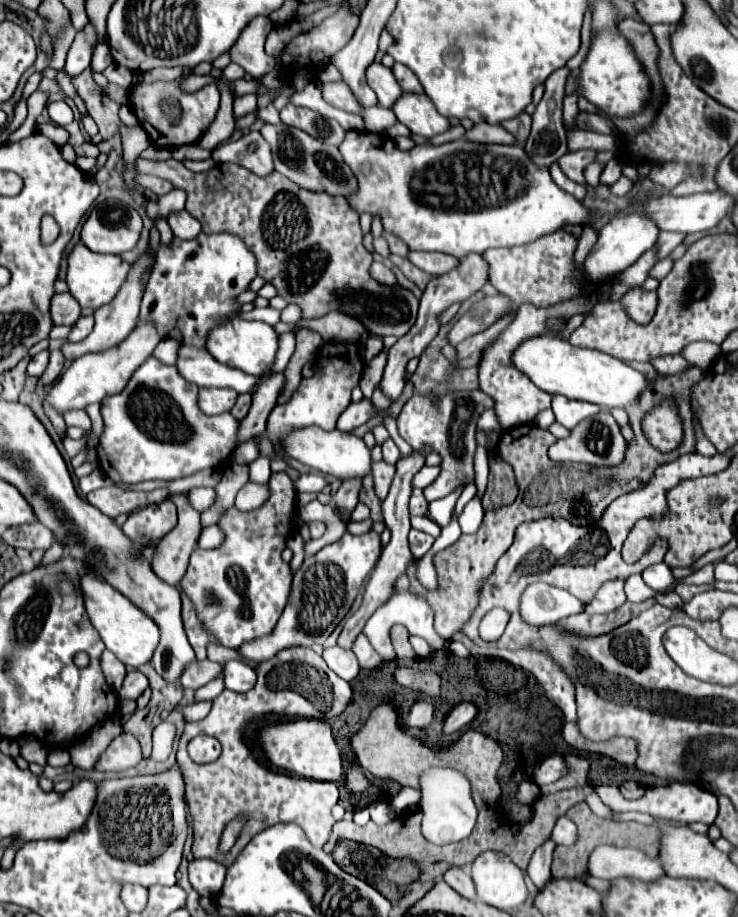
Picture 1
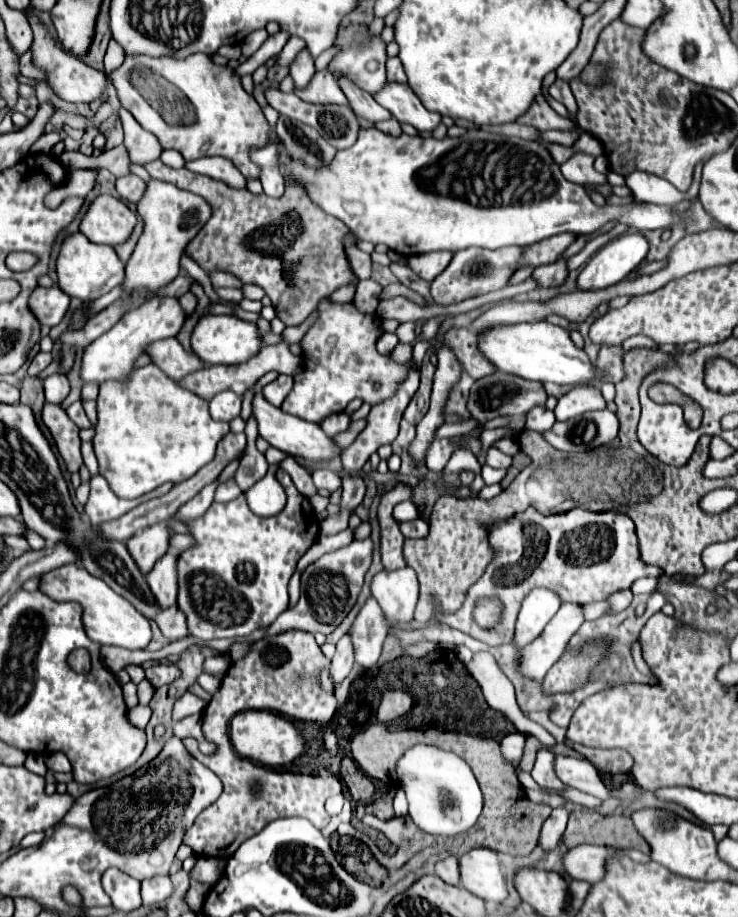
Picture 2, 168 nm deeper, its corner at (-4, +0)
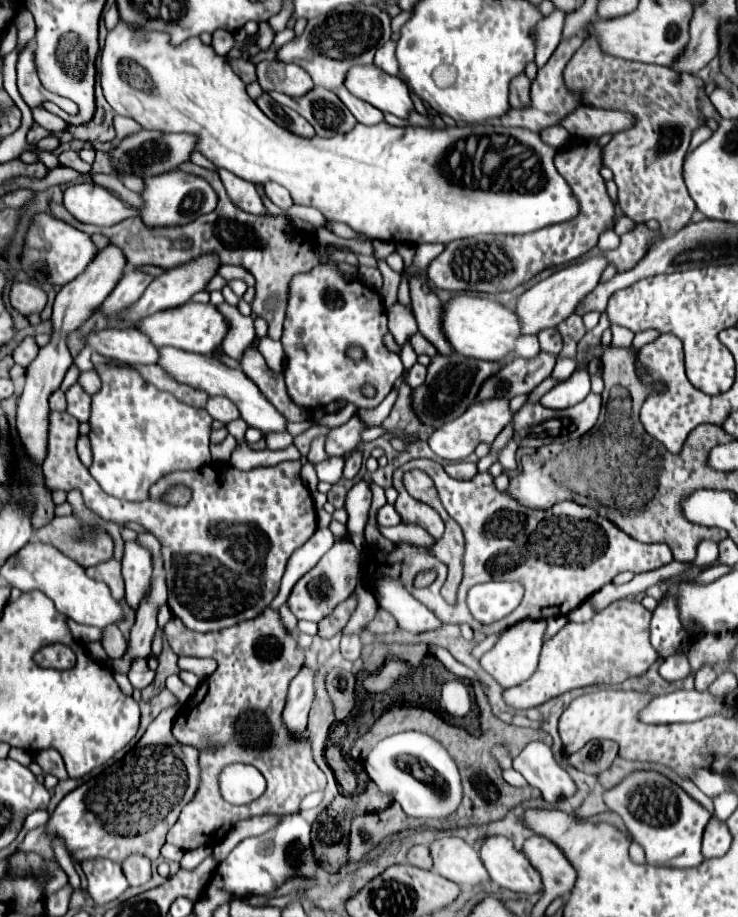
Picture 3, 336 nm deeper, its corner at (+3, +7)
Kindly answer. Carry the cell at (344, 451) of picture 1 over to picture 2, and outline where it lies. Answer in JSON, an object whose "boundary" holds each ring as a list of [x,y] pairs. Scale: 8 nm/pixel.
{"boundary":[[[261,393],[253,395],[251,407],[253,407],[253,417],[257,421],[259,435],[269,445],[273,445],[273,447],[277,447],[277,449],[281,449],[281,451],[285,451],[293,457],[303,457],[303,459],[313,459],[313,461],[325,461],[325,459],[331,459],[331,457],[339,457],[341,449],[337,449],[333,445],[331,437],[327,437],[317,423],[309,423],[309,421],[303,421],[299,417],[287,415],[285,411],[273,407]]]}

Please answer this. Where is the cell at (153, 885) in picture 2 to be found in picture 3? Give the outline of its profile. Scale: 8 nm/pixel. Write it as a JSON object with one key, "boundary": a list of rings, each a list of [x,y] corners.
{"boundary":[[[130,856],[130,860],[126,860],[122,864],[122,870],[132,886],[142,886],[152,878],[150,860],[146,860],[142,856]]]}

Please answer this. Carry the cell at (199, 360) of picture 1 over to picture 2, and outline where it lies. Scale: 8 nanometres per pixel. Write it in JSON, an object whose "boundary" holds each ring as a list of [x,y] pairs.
{"boundary":[[[161,339],[161,343],[153,343],[147,355],[151,357],[153,365],[175,381],[181,381],[185,375],[203,369],[203,361],[197,359],[197,355],[187,353],[177,339]]]}

